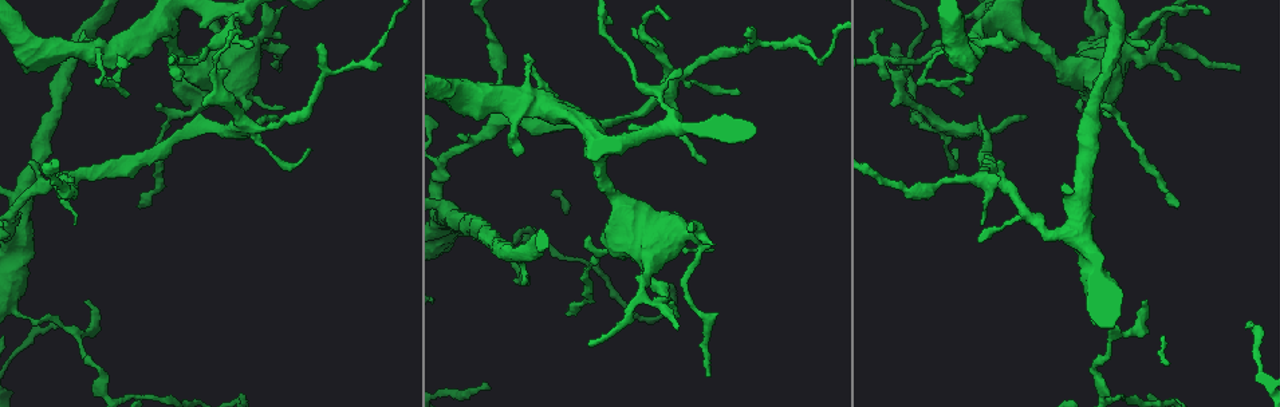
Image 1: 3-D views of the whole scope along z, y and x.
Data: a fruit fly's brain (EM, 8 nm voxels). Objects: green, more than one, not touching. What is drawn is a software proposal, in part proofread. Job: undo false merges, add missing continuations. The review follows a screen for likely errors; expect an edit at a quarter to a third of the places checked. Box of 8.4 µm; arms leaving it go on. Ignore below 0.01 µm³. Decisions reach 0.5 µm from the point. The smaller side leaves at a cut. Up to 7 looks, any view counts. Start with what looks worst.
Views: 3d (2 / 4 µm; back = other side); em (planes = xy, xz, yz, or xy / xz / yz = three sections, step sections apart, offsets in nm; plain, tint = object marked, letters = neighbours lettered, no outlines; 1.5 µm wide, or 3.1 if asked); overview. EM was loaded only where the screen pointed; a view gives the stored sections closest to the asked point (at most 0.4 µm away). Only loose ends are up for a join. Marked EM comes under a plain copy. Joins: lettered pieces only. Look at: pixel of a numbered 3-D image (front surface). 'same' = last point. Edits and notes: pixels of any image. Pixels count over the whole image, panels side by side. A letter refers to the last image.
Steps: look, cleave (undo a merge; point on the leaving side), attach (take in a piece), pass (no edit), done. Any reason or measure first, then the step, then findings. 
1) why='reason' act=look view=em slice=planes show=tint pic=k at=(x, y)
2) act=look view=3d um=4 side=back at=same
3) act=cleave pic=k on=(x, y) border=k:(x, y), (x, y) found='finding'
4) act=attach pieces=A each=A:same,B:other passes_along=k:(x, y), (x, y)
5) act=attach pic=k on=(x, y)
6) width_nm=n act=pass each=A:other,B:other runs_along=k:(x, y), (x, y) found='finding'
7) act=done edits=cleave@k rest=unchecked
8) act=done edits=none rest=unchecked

why='thin end' act=look view=em slice=planes show=letters pic=1 at=(1180, 204)

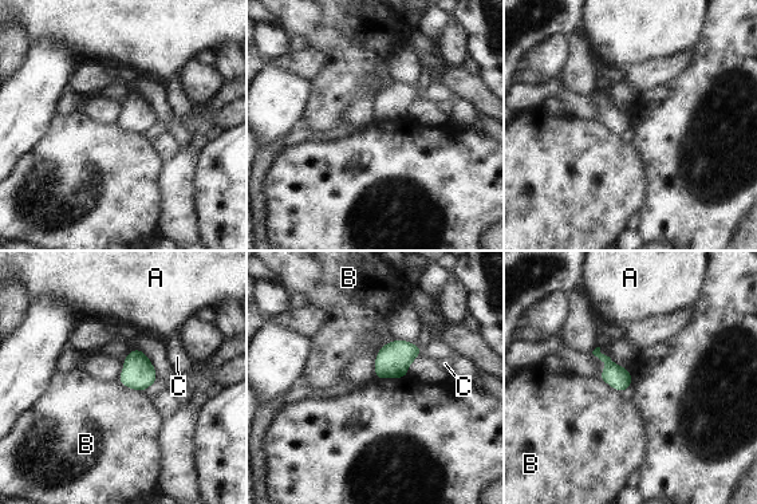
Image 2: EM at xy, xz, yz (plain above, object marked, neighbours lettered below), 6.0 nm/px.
act=pass each=A:other,B:other,C:other border=2:(118, 381), (125, 386), (144, 392) found='no lettered piece goes on from it'

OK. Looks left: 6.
why='abrupt turn' act=look view=em slice=xz step=4 show=tint pic=1 at=(191, 113)

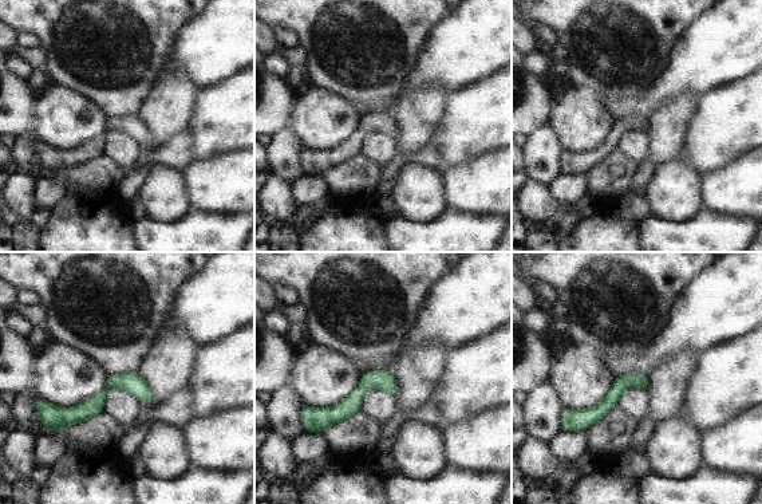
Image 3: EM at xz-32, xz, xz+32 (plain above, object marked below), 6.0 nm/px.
act=look view=em slice=planes show=letters at=same

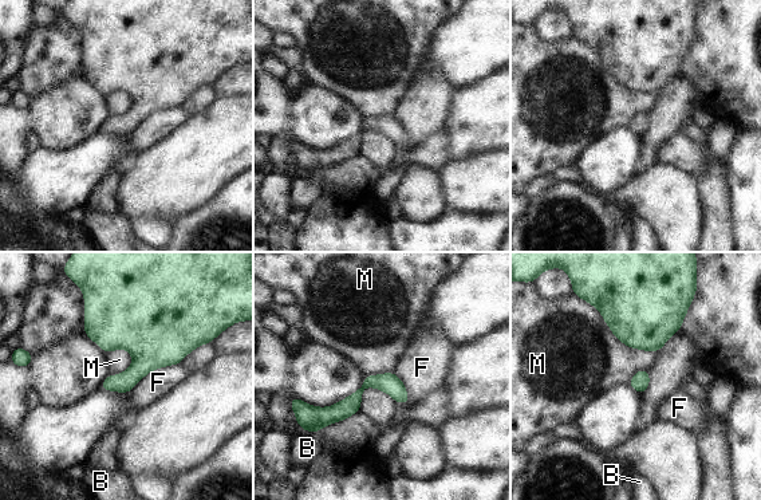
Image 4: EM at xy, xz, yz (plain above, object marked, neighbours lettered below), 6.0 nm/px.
act=pass each=B:other,F:other,M:other border=4:(587, 302), (623, 343), (658, 351) found='all the same neuron'

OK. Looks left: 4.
why='branch stops here' act=look view=3d um=2 pic=1 at=(1149, 44)

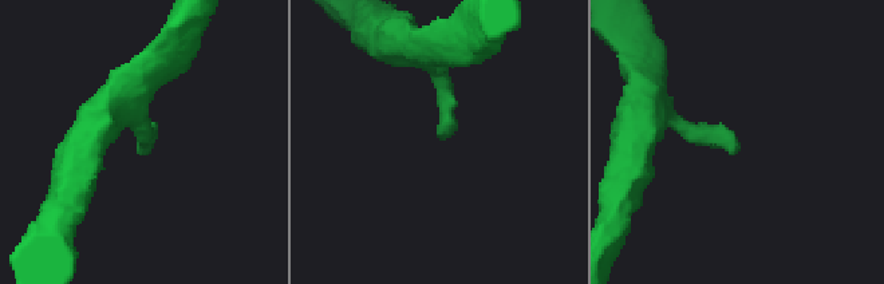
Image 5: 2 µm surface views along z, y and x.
act=look view=em slice=yz step=8 show=tint pic=5 at=(144, 146)

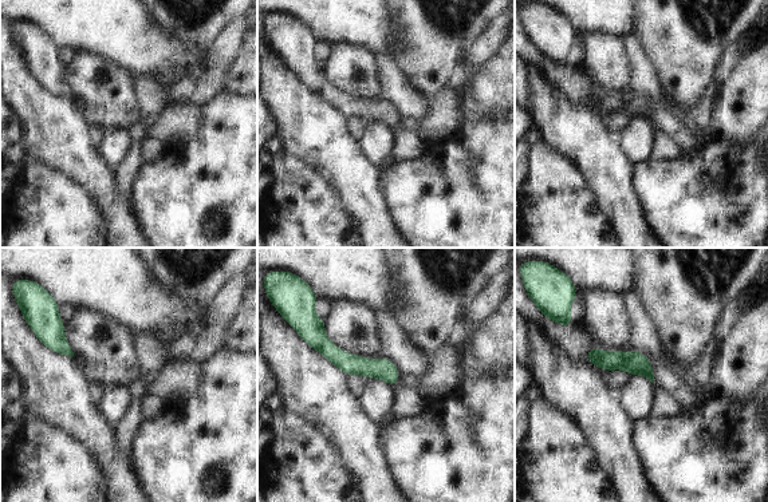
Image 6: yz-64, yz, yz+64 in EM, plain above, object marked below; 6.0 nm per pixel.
why='another direction' act=look view=em slice=planes show=letters at=same

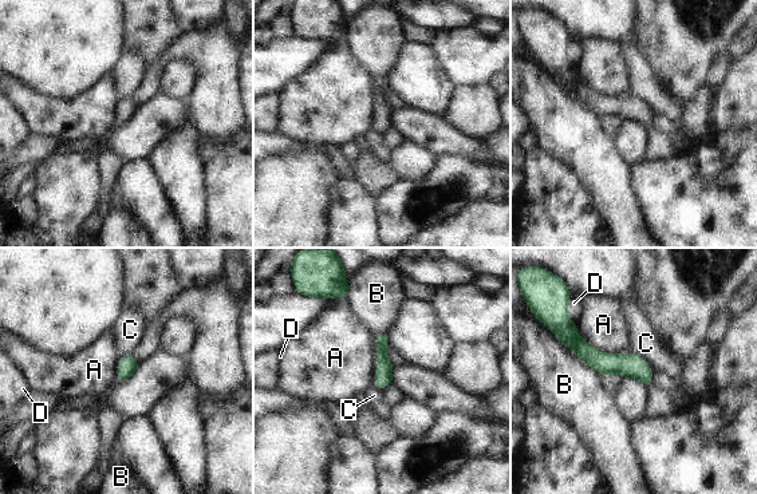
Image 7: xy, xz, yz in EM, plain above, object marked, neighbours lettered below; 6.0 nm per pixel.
act=pass each=A:other,B:other,C:other,D:other border=7:(575, 323), (598, 350), (631, 352) found='none of them fits'

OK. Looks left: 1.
act=done edits=none rest=unchecked

